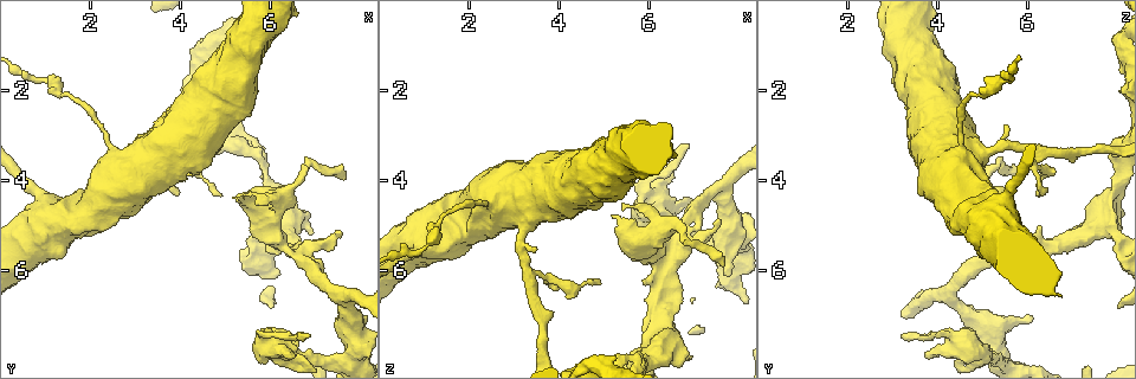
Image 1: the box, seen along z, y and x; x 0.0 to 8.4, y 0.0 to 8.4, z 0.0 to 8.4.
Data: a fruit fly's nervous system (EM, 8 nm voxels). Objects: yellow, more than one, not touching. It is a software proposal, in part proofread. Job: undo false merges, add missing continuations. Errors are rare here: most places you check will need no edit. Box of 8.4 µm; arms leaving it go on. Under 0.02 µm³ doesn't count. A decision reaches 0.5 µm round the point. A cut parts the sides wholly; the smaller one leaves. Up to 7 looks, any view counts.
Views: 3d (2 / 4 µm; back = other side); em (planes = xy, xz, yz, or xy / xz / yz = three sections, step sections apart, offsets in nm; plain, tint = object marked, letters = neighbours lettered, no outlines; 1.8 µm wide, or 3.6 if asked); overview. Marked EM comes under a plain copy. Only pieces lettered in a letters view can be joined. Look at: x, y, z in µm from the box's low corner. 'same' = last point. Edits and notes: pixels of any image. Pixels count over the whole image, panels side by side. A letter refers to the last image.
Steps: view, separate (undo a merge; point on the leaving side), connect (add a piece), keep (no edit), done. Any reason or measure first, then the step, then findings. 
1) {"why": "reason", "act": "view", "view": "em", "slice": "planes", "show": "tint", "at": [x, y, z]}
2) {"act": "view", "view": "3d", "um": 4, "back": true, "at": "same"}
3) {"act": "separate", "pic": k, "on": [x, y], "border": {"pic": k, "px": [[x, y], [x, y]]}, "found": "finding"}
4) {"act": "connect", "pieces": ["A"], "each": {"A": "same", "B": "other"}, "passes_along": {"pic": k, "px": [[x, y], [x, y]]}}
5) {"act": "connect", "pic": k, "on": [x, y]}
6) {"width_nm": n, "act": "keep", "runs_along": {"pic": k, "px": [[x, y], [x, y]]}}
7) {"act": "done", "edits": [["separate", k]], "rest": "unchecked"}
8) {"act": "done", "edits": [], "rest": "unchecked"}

{"why": "three arms meet", "act": "view", "view": "em", "slice": "planes", "show": "letters", "at": [5.45, 3.20, 7.95]}

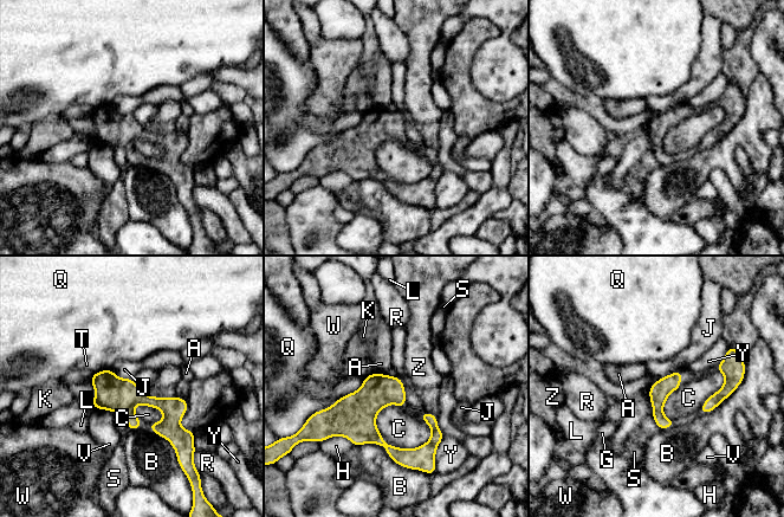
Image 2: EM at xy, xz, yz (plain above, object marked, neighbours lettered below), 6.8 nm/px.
{"width_nm": 140, "act": "keep", "each": {"A": "other", "B": "other", "C": "other", "G": "other", "H": "other", "J": "other", "K": "other", "L": "other", "Q": "other", "R": "other", "S": "other", "T": "other", "V": "other", "W": "other", "Y": "other", "Z": "other"}, "border": {"pic": 2, "px": [[396, 375], [403, 385], [407, 405]]}, "found": "no lettered piece goes on from it"}

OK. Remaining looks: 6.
{"act": "view", "view": "em", "slice": "planes", "show": "tint", "at": [6.15, 5.00, 7.50]}

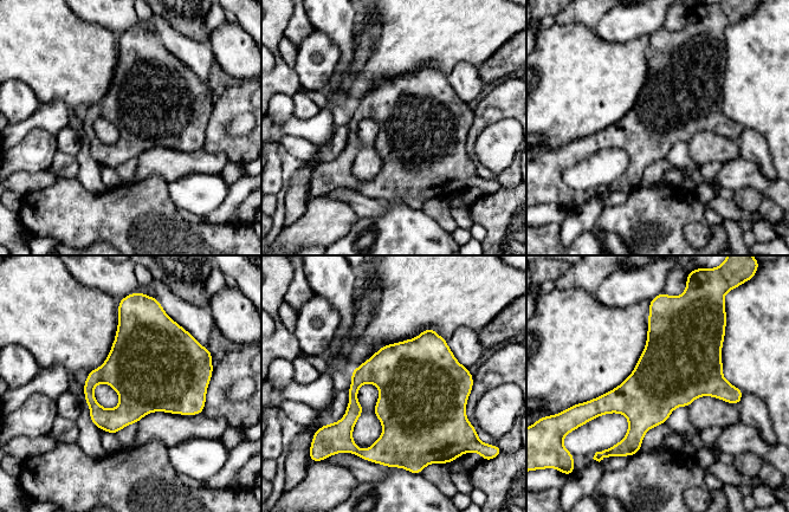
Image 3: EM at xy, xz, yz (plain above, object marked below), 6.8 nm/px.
{"act": "view", "view": "em", "slice": "planes", "show": "letters", "at": "same"}

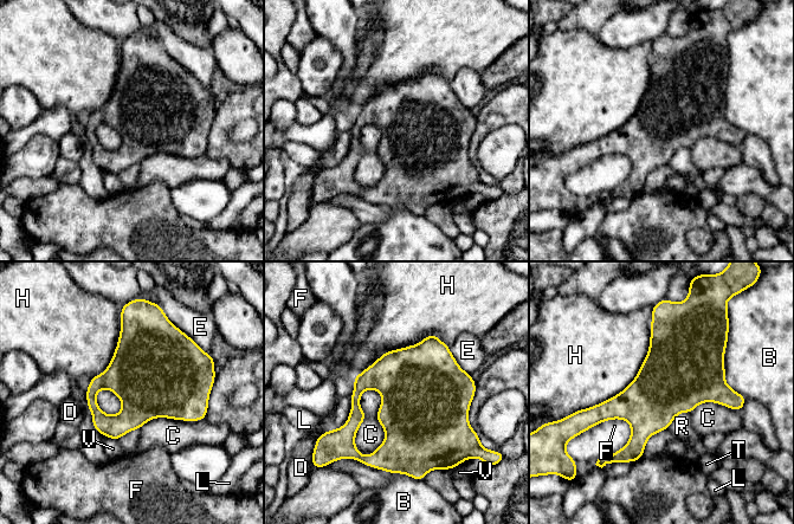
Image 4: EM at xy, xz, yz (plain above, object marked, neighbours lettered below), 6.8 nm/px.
{"act": "keep", "each": {"B": "other", "C": "other", "D": "other", "E": "other", "F": "other", "H": "other", "L": "other", "R": "other", "T": "other", "V": "other"}, "border": {"pic": 4, "px": [[691, 413], [679, 413], [667, 428]]}, "found": "all the same neuron"}

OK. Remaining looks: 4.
{"act": "view", "view": "3d", "um": 4, "back": true, "at": [2.50, 3.30, 4.55]}

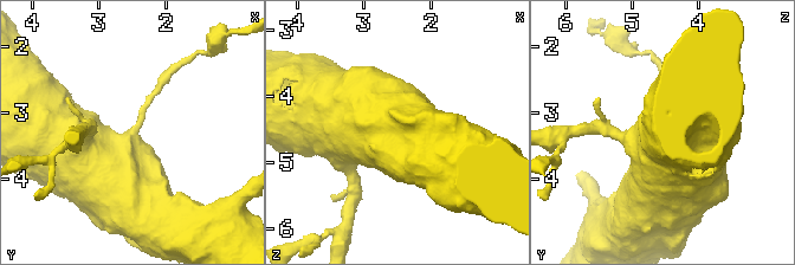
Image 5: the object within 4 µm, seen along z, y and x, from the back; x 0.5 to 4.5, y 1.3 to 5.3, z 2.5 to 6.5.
{"why": "shape alone is not enough", "act": "view", "view": "em", "um": 3.6, "slice": "planes", "show": "letters", "at": "same"}

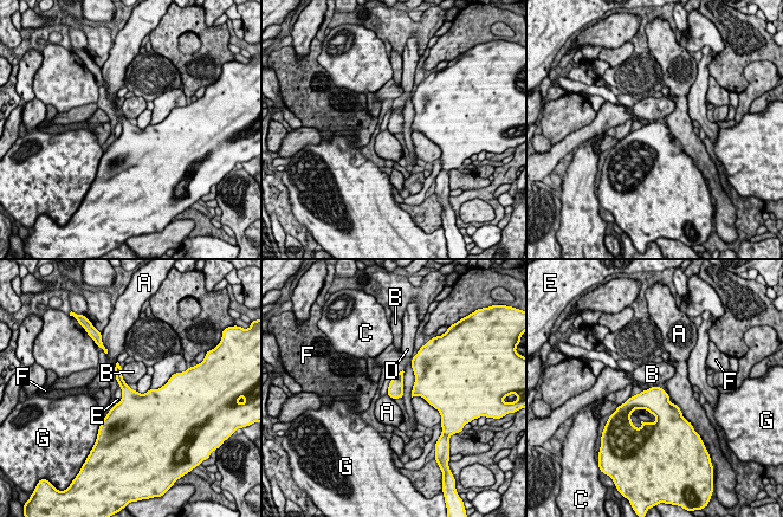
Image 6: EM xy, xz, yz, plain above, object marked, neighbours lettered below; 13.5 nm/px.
{"act": "keep", "each": {"A": "other", "B": "other", "C": "other", "D": "other", "E": "other", "F": "other", "G": "other"}, "border": {"pic": 6, "px": [[667, 393], [687, 421]]}, "found": "all the same neuron"}

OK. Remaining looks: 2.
{"act": "done", "edits": [], "rest": "unchecked"}

